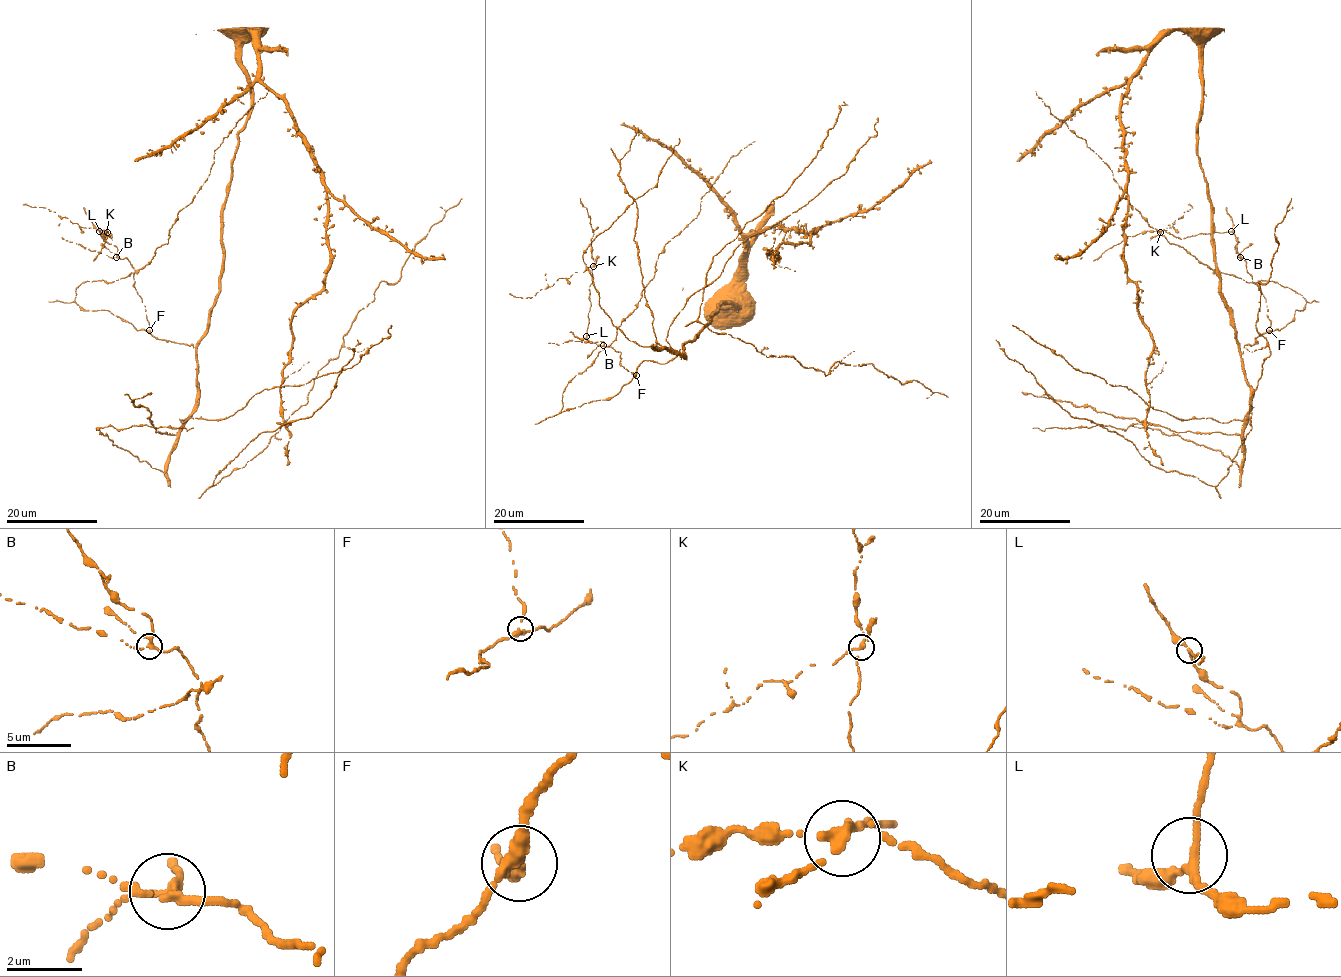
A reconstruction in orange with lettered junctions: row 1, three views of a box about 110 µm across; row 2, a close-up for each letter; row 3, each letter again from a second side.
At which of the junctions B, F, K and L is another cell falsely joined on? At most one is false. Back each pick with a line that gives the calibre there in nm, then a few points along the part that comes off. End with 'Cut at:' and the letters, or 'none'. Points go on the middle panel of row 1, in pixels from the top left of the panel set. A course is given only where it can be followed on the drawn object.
K: Thickness 240 nm. Course of the part to remove: (594, 266), (569, 278), (558, 278), (532, 297), (516, 297), (509, 293)
Cut at: K

